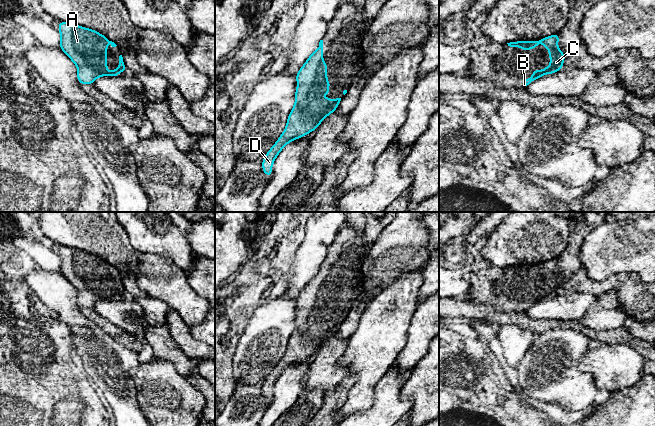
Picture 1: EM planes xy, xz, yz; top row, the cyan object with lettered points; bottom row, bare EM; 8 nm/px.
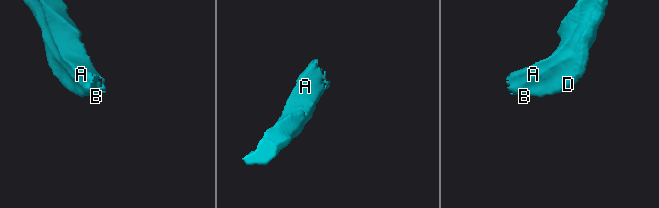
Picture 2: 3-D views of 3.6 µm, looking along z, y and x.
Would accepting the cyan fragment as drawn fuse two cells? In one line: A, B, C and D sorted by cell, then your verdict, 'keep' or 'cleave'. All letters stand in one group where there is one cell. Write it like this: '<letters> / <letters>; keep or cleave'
A B C D; keep

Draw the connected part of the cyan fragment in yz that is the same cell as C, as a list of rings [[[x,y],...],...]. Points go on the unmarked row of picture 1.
[[[559,257],[542,262],[535,265],[516,265],[507,267],[510,271],[523,272],[525,276],[528,276],[531,272],[537,272],[538,267],[544,269],[545,272],[549,275],[549,282],[551,284],[548,291],[545,291],[543,294],[534,294],[532,296],[531,302],[526,302],[521,308],[521,312],[527,311],[537,302],[540,302],[547,298],[552,298],[563,292],[563,286],[566,280],[558,272]]]

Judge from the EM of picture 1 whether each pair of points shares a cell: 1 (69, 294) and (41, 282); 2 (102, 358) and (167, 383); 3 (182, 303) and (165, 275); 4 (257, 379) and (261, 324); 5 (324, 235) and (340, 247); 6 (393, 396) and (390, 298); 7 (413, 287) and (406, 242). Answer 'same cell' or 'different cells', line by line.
1: same cell
2: different cells
3: same cell
4: same cell
5: different cells
6: different cells
7: different cells

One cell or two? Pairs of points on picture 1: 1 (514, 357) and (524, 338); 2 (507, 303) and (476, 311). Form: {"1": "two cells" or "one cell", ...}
{"1": "one cell", "2": "two cells"}

